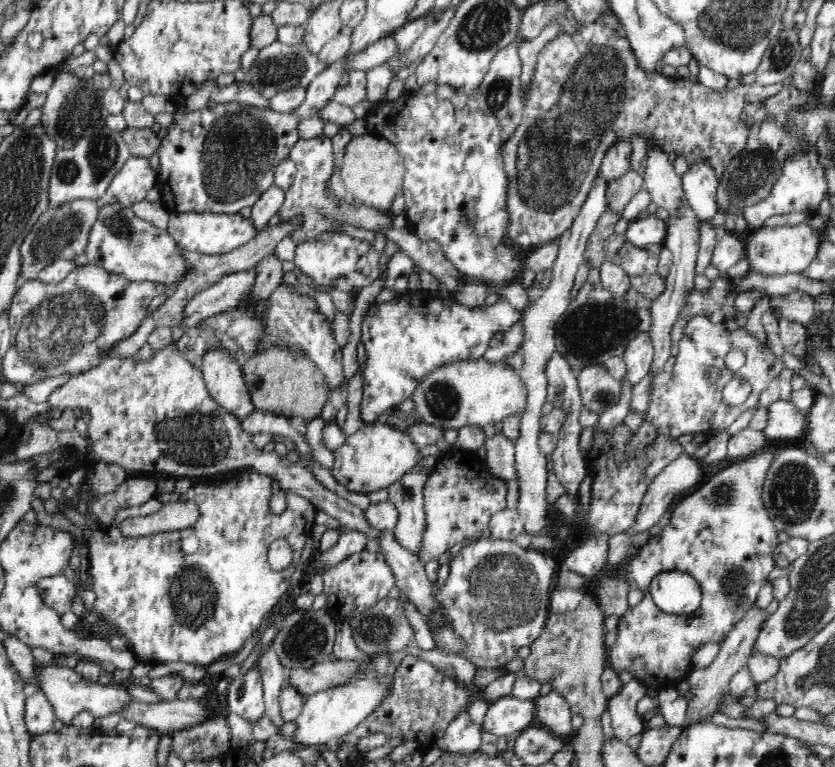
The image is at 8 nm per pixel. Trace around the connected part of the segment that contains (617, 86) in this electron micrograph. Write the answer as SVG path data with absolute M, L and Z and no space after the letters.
M602 22L581 23L579 29L573 33L564 33L564 31L561 30L553 39L550 39L538 53L533 72L534 76L532 76L532 82L530 82L530 85L532 85L530 86L530 94L526 96L526 100L523 102L524 114L522 116L522 122L518 124L518 128L514 130L514 134L508 138L508 142L504 142L502 148L500 148L500 151L502 151L500 155L502 155L502 159L504 159L504 169L508 177L505 207L506 213L508 213L508 219L510 219L510 226L508 226L506 237L508 237L507 240L509 240L509 244L525 251L535 249L537 246L557 240L573 226L573 223L576 221L578 214L583 208L582 204L586 202L586 196L588 196L588 190L590 190L594 178L600 173L604 156L607 156L608 150L621 139L630 141L632 134L638 134L640 138L646 139L647 142L654 139L656 145L658 145L664 153L674 152L676 155L684 156L689 168L698 165L701 161L708 163L708 165L712 167L717 178L720 179L720 176L726 172L726 169L731 166L731 163L746 147L747 138L749 136L749 123L741 124L739 120L739 115L744 111L745 105L747 103L759 104L766 98L778 94L784 88L782 83L771 86L762 86L753 83L750 85L741 84L733 90L726 89L718 92L698 82L690 82L689 78L671 79L661 72L649 74L648 71L644 70L644 67L638 65L636 55L630 46L629 40L626 37L620 37L612 28L609 28Z

